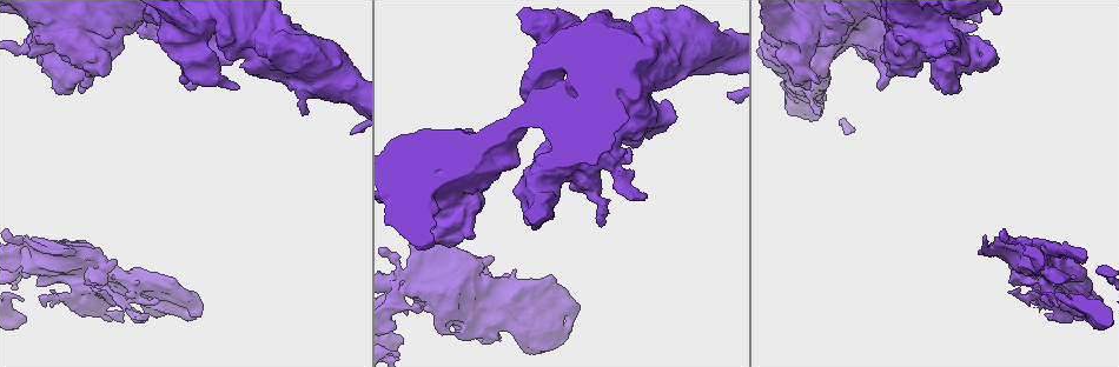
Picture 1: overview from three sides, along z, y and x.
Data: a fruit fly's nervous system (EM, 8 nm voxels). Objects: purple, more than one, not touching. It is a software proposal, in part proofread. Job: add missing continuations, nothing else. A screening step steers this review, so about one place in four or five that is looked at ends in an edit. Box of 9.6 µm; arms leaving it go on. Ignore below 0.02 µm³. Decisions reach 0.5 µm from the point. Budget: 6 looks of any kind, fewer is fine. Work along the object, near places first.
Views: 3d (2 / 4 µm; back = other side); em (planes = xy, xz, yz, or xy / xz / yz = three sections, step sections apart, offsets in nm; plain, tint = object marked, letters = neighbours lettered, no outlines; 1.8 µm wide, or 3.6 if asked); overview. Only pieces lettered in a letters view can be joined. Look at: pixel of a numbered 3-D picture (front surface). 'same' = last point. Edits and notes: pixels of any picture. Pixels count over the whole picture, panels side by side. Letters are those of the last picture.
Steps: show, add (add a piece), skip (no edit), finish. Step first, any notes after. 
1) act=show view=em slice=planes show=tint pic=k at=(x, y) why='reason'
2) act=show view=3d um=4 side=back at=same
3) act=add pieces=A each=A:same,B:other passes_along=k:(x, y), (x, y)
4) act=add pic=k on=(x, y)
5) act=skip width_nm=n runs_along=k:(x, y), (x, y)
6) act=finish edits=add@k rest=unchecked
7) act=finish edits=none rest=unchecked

act=show view=em slice=xz step=16 show=tint pic=1 at=(400, 290) why='sharp bend'

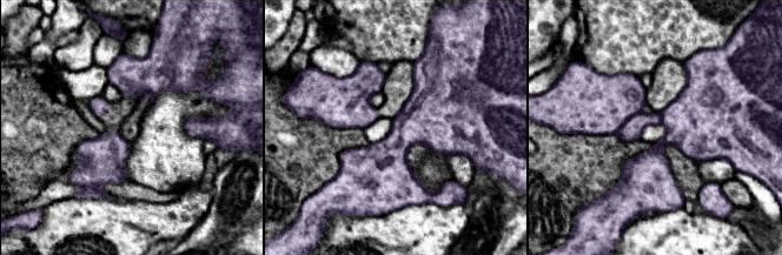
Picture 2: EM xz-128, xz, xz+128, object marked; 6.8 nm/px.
act=show view=em slice=planes show=letters at=same

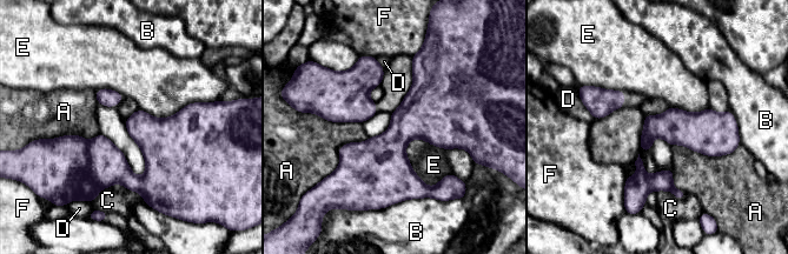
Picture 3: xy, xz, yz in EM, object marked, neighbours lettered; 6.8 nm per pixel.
act=skip each=A:other,B:other,C:other,D:other,E:other,F:other found='no lettered piece goes on from it'

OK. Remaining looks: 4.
act=show view=em slice=planes show=letters pic=1 at=(189, 298) why='closes a loop'

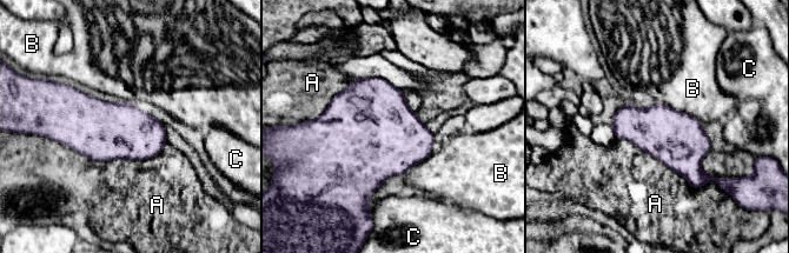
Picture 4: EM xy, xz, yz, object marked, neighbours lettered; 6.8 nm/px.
act=skip longest_contact=A:800nm each=A:other,B:other,C:other border=4:(48, 138), (93, 160), (167, 142) found='none of them fits'

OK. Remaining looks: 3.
act=show view=em um=3.6 slice=xy step=16 show=tint pic=1 at=(1071, 281) why='free end'

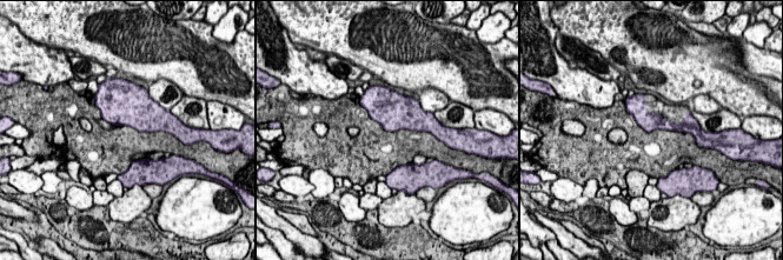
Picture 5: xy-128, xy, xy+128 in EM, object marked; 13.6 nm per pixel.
act=show view=em um=3.6 slice=planes show=letters at=same

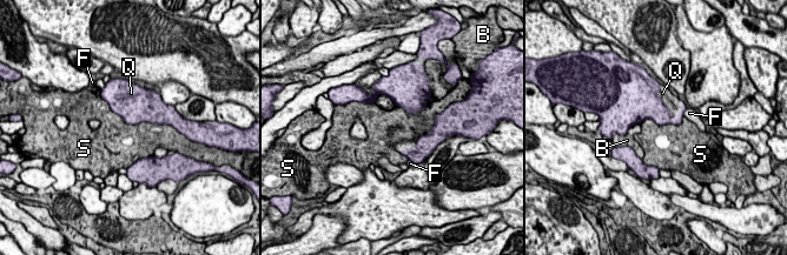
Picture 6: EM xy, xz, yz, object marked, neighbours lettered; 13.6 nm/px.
act=add pieces=Q each=B:other,F:other,Q:same,S:other passes_along=6:(646, 103), (663, 103), (674, 103) found='the neuron continues'

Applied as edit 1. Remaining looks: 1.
act=finish edits=add@6 rest=unchecked

